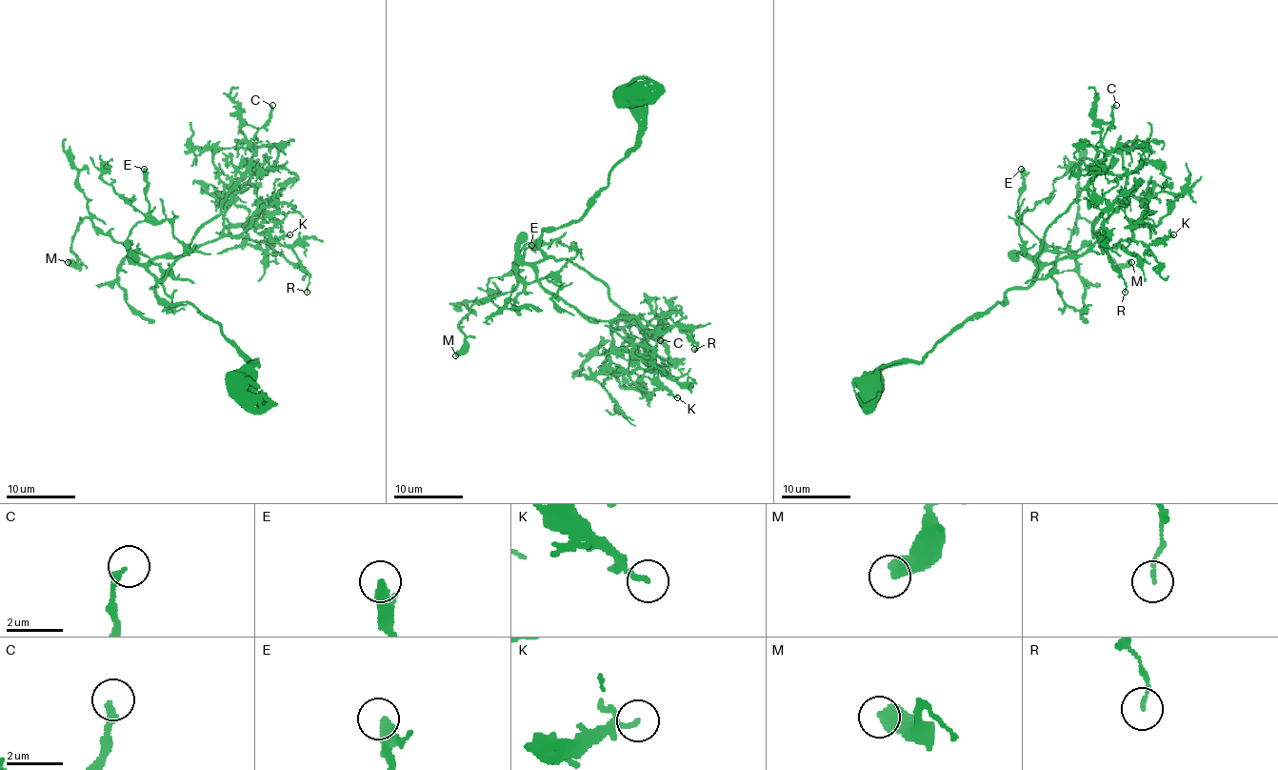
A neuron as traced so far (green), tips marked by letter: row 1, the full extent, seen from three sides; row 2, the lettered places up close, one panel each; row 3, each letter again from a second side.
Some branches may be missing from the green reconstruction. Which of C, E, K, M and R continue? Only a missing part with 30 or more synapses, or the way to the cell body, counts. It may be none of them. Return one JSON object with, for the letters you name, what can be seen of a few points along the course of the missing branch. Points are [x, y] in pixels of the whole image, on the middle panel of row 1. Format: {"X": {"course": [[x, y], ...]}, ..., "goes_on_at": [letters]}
{"goes_on_at": []}

